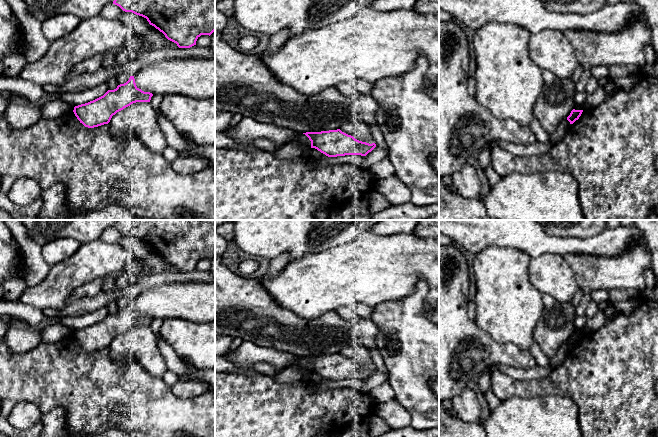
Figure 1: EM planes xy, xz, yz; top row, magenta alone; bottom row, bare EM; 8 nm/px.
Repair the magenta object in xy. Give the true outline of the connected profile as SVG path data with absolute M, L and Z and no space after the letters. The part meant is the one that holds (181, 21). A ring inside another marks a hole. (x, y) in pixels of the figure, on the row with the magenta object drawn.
M114 0L113 4L146 18L179 48L190 48L201 35L210 36L215 31L215 0Z

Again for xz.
M340 129L306 132L305 134L311 141L311 148L315 148L328 157L345 155L366 156L371 152L376 144L366 143L355 139L353 136L342 132Z

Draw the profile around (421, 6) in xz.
M417 0L412 10L419 14L439 15L439 0Z

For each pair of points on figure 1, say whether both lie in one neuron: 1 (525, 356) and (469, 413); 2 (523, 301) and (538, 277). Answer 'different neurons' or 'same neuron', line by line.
1: different neurons
2: different neurons

